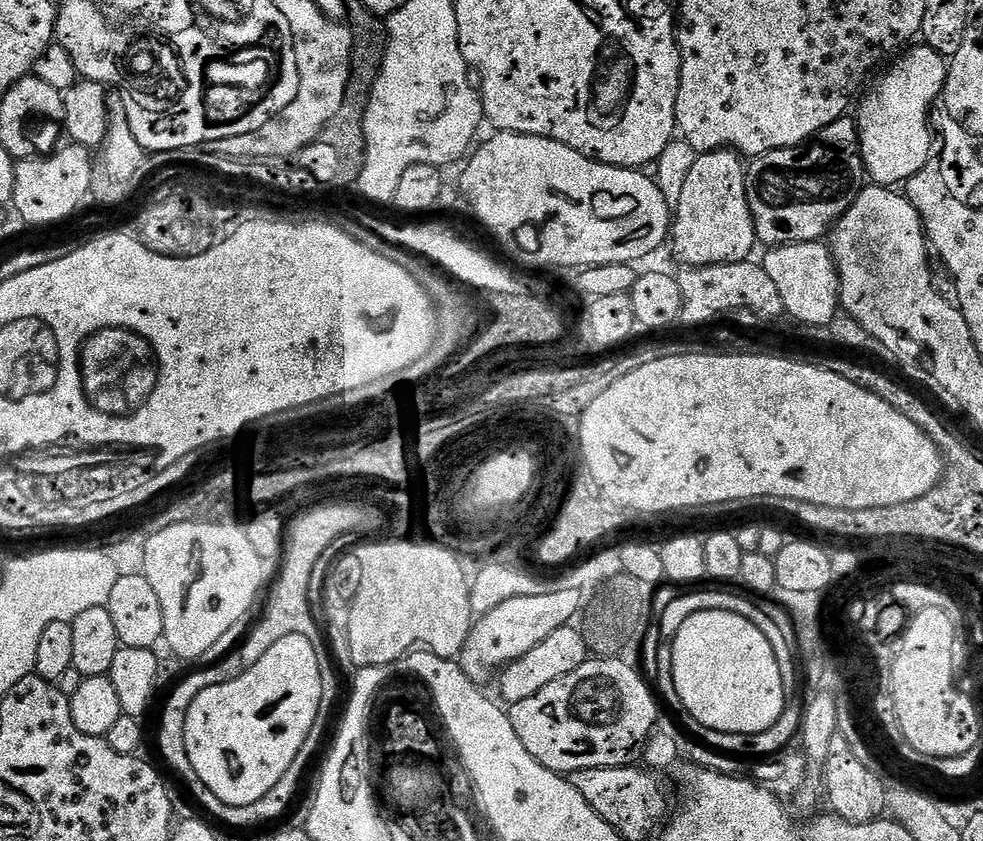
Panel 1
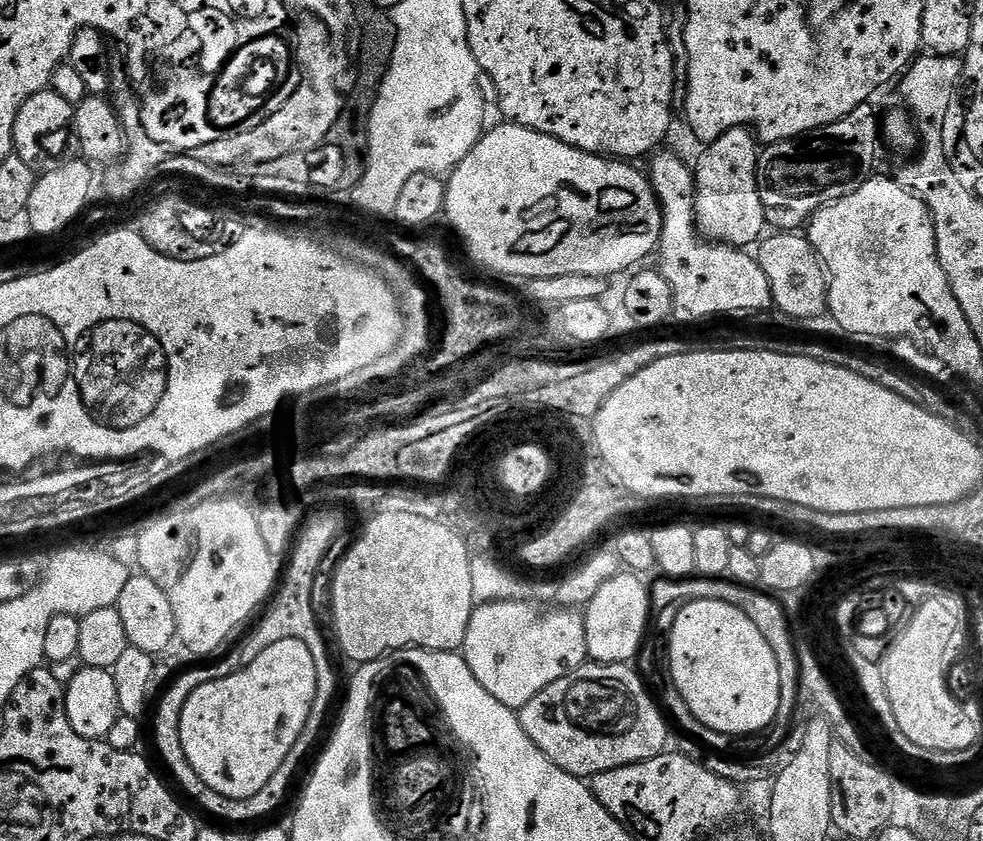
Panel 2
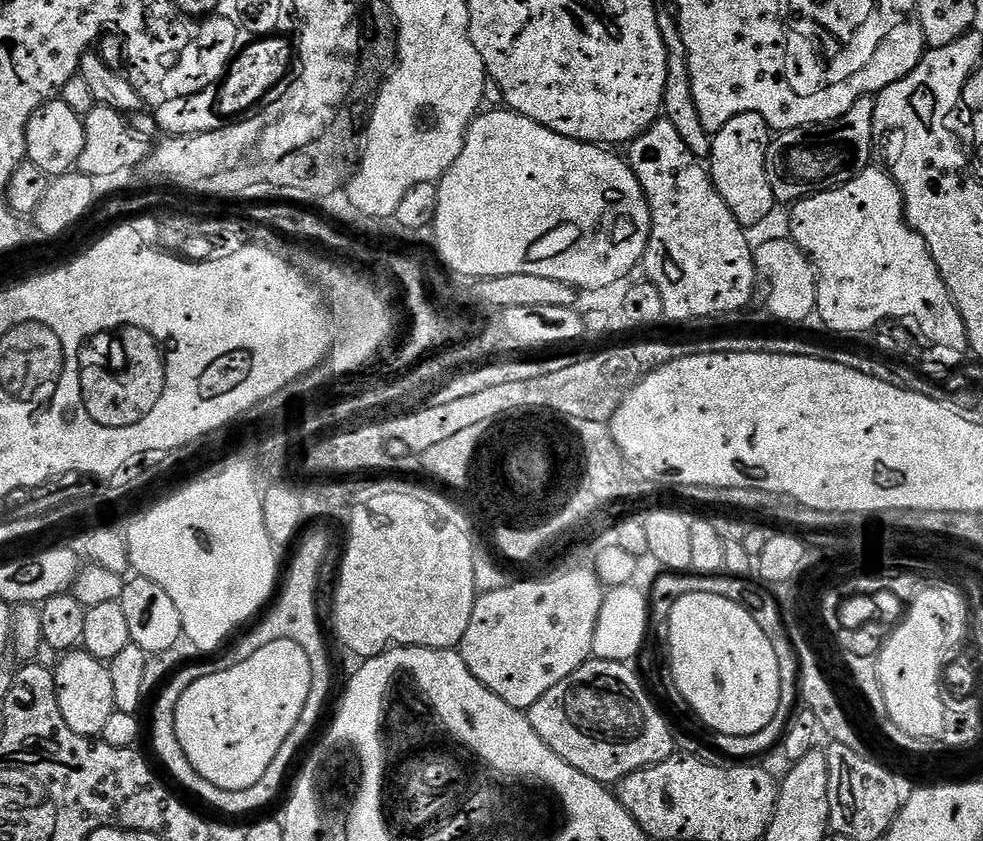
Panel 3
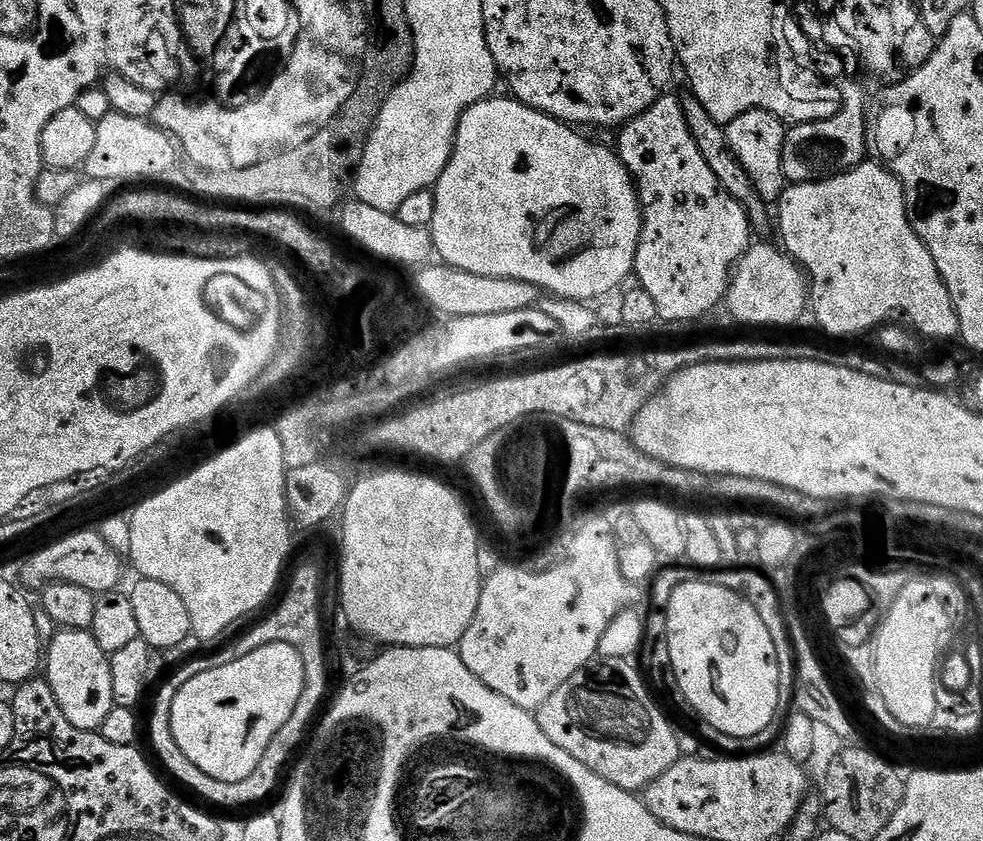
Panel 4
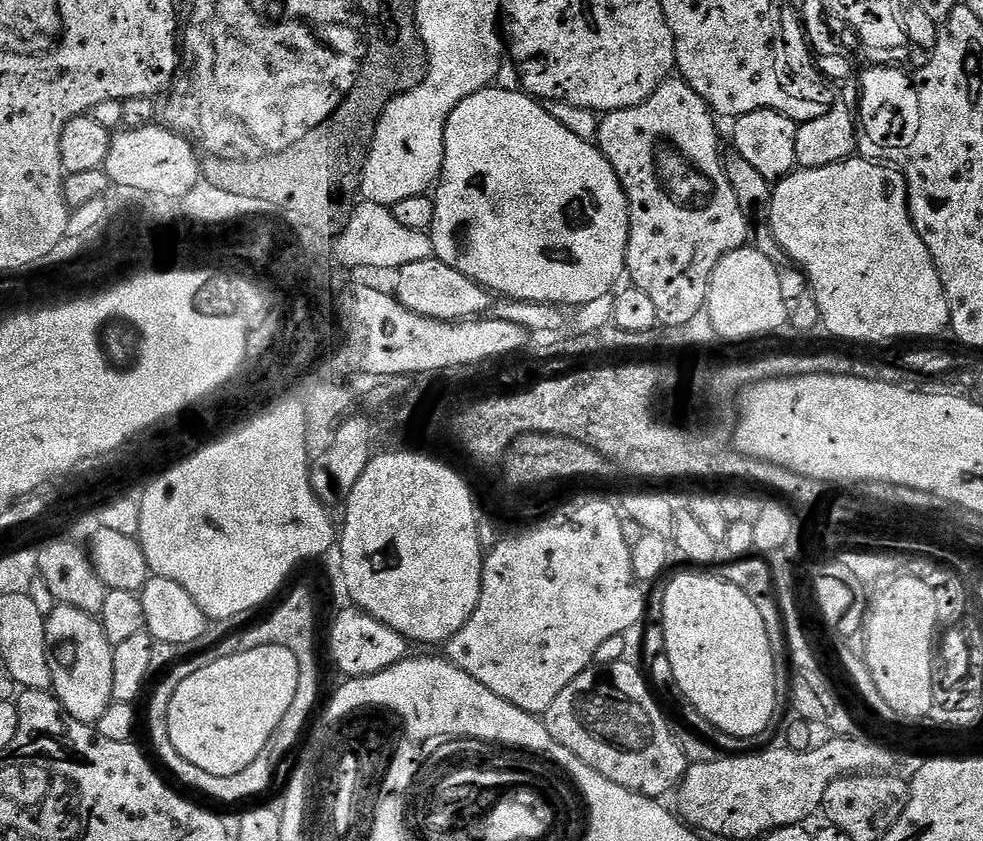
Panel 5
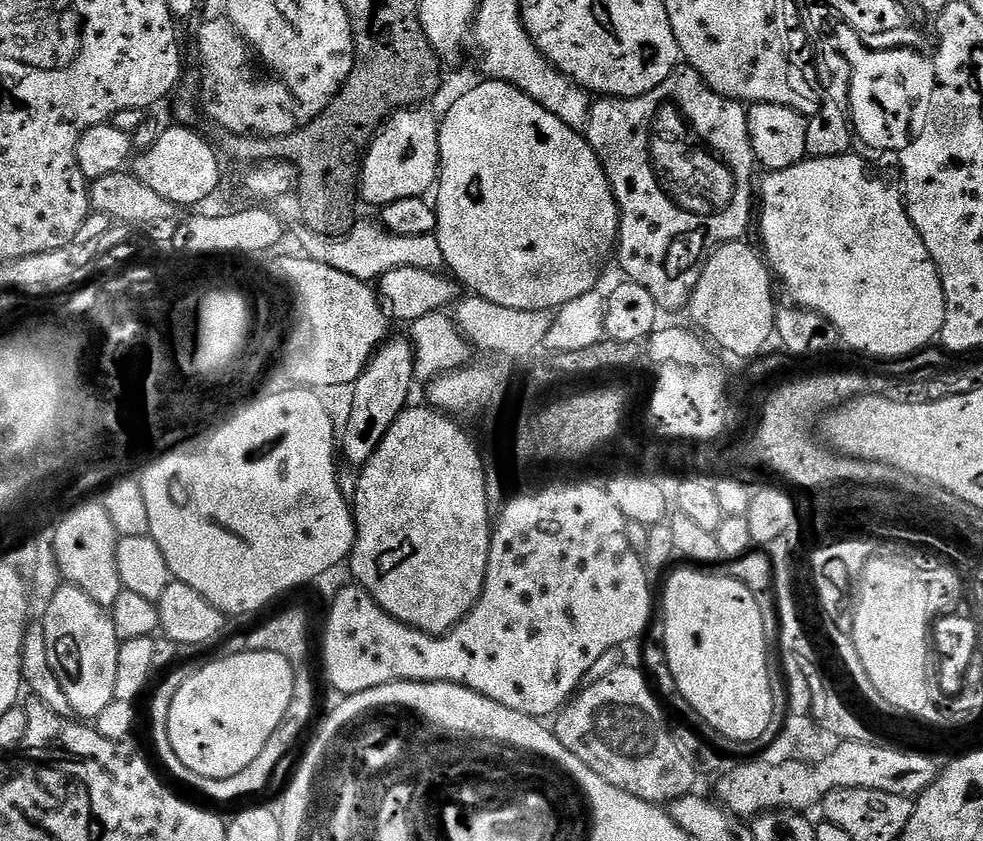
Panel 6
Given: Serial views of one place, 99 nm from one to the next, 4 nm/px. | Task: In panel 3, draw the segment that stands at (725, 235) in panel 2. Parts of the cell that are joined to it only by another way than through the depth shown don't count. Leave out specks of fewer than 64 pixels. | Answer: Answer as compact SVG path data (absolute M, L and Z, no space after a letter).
M747 112L738 114L712 136L710 175L722 202L730 208L739 224L760 224L778 202L774 190L770 190L770 178L766 178L766 150L770 143L770 129L762 114Z

